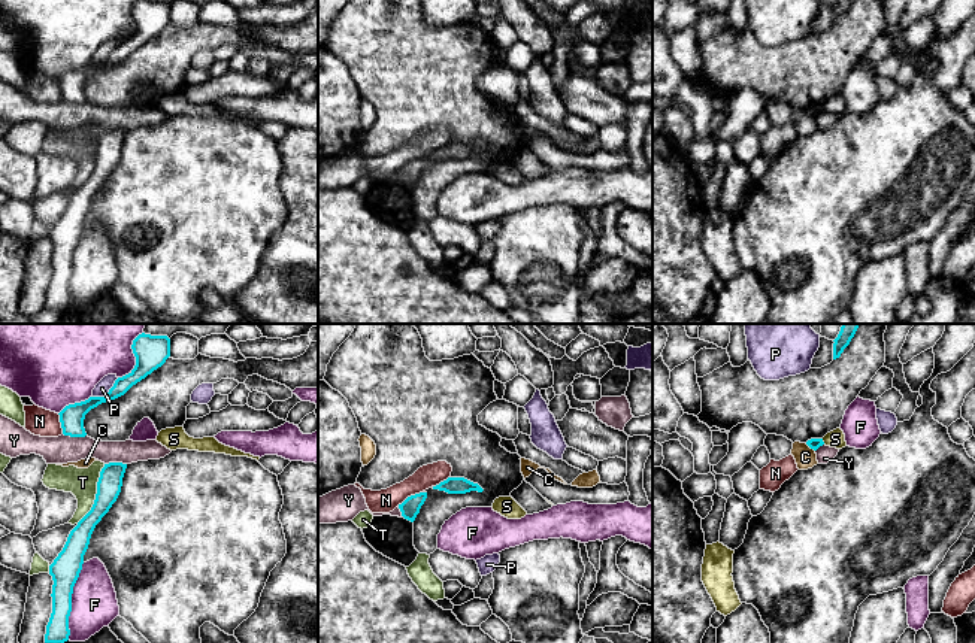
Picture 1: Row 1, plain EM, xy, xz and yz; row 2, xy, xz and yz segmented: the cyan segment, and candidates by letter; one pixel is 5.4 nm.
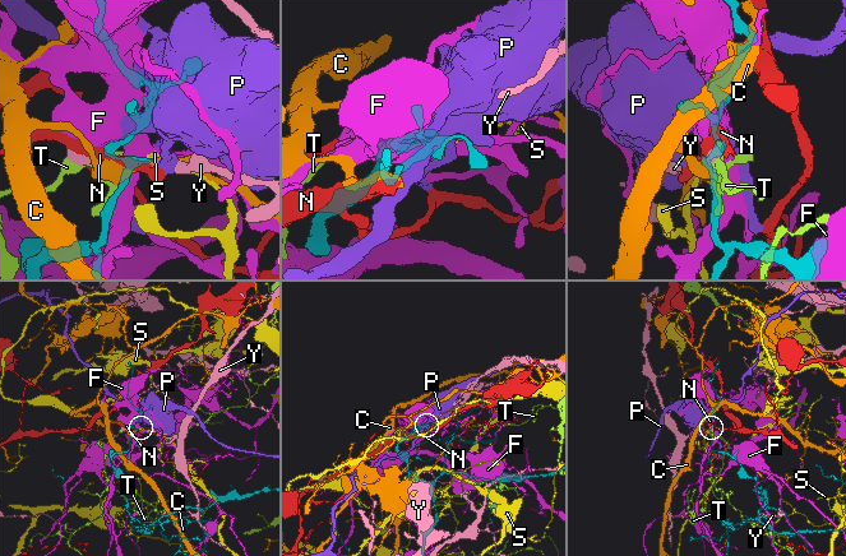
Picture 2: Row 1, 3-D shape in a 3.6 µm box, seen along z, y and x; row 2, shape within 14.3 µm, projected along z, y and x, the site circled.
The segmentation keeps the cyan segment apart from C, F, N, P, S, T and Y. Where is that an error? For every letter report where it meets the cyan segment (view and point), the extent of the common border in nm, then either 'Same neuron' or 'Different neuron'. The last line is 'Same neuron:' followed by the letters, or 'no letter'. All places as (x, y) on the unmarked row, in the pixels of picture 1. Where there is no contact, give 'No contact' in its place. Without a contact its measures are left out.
C: Touches cyan at yz (810, 112). Shared border 70 nm. Different neuron
F: Touches cyan at xy (70, 267). Shared border 420 nm. Different neuron
N: Touches cyan at xz (411, 161). Shared border 150 nm. Different neuron
P: Touches cyan at xy (108, 58). Shared border 180 nm. Different neuron
S: Touches cyan at yz (823, 108). Shared border 40 nm. Different neuron
T: Touches cyan at xy (96, 160). Shared border 360 nm. Different neuron
Y: Touches cyan at xy (75, 102). Shared border 130 nm. Different neuron
Same neuron: no letter

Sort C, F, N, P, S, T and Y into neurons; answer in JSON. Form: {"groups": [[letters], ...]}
{"groups": [["C"], ["F"], ["N"], ["P"], ["S"], ["T"], ["Y"]]}

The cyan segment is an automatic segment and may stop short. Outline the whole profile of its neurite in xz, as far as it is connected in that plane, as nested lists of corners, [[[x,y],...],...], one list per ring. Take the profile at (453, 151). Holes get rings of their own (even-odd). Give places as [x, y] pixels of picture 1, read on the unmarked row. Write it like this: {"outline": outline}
{"outline": [[[448,143],[439,151],[433,152],[433,155],[445,157],[448,160],[466,160],[470,157],[482,158],[484,155],[464,143]]]}

